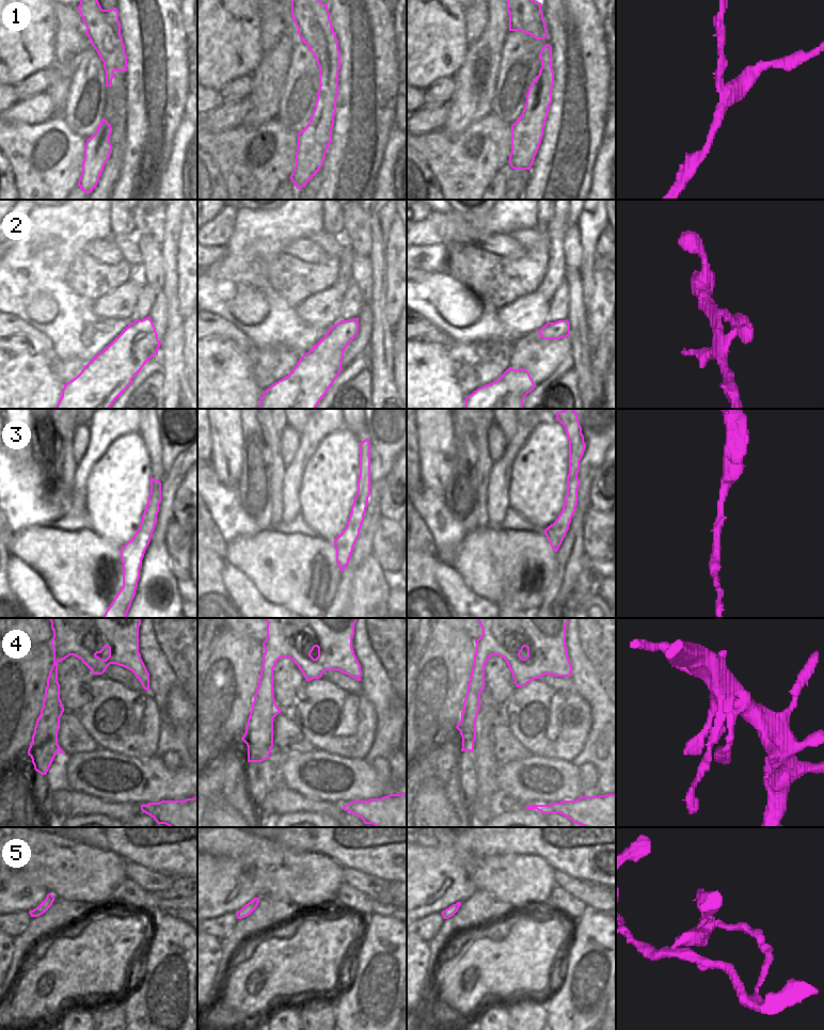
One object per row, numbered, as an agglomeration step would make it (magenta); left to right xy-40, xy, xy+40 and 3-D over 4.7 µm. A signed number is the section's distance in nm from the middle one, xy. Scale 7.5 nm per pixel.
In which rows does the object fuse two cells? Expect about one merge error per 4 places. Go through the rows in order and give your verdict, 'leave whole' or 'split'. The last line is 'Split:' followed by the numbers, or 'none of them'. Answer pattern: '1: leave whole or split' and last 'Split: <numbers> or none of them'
1: split
2: leave whole
3: leave whole
4: leave whole
5: split
Split: 1, 5

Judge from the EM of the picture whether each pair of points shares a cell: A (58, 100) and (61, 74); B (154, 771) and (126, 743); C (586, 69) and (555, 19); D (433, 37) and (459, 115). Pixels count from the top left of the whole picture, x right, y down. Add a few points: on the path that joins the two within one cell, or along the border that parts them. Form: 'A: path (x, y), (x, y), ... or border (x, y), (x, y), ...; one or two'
A: path (58, 94), (61, 80); one
B: border (115, 751), (129, 757), (155, 756); two
C: path (579, 57), (577, 46), (566, 32); one
D: border (465, 56), (462, 65), (453, 77); two

